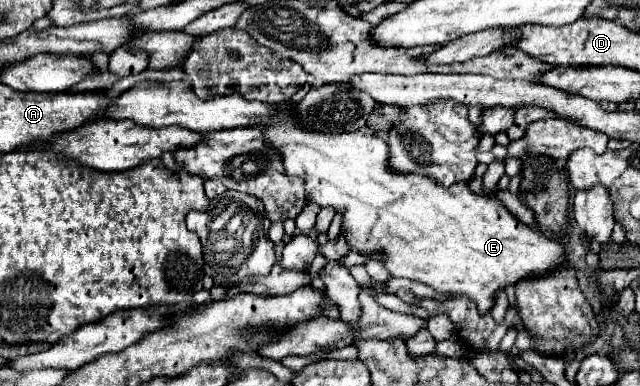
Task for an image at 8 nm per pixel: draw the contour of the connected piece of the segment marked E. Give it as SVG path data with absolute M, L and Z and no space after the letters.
M181 80L163 84L143 82L115 98L113 104L105 110L105 116L113 120L129 118L149 128L177 124L203 134L239 126L265 126L265 136L269 144L283 156L287 176L299 176L305 180L307 198L319 206L335 206L339 212L345 210L341 234L345 236L351 248L357 248L359 252L383 252L383 264L391 272L391 276L423 282L435 288L437 292L455 292L471 298L477 304L481 316L491 312L499 290L517 284L525 278L547 276L549 272L555 272L565 266L567 254L563 250L563 244L519 222L495 196L477 196L469 190L467 182L445 188L425 176L393 174L387 170L387 144L371 130L319 134L305 130L293 114L291 106L287 106L285 110L279 108L281 106L247 102L239 94L213 96L211 100L203 102L193 94L187 80Z

